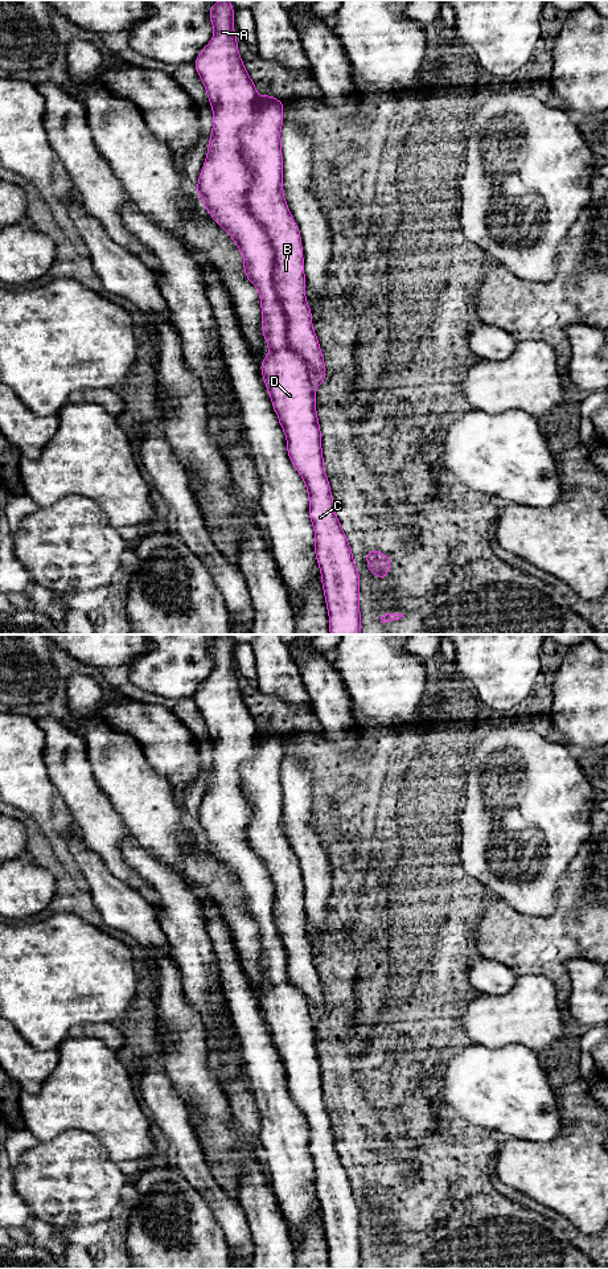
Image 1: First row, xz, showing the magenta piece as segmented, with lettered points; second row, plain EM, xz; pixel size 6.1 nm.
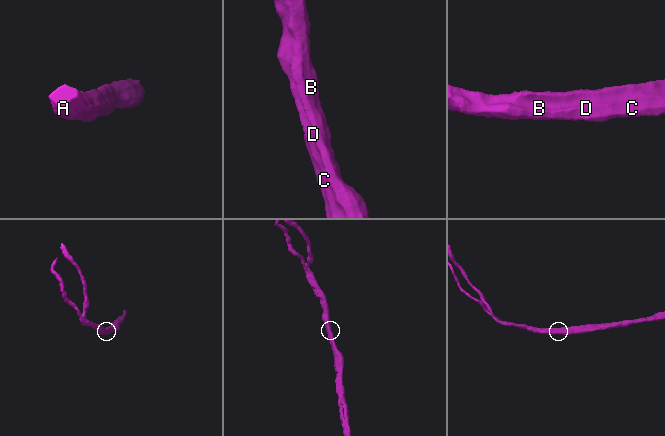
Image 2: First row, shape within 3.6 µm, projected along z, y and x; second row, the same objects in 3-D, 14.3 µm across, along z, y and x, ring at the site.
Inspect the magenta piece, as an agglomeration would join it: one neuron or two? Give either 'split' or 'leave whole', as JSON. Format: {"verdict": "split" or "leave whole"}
{"verdict": "split"}

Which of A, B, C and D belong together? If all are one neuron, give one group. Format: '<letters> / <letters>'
A C D / B

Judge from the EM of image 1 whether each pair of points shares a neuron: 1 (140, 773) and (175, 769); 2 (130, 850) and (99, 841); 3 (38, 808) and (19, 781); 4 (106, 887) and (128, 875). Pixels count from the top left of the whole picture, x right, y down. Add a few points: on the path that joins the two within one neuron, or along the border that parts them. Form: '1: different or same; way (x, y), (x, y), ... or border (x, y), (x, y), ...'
1: different; border (140, 746), (146, 760), (173, 788)
2: different; border (130, 834), (120, 851), (138, 874)
3: same; way (38, 801), (25, 788)
4: different; border (99, 857), (114, 875), (132, 887), (144, 899)

